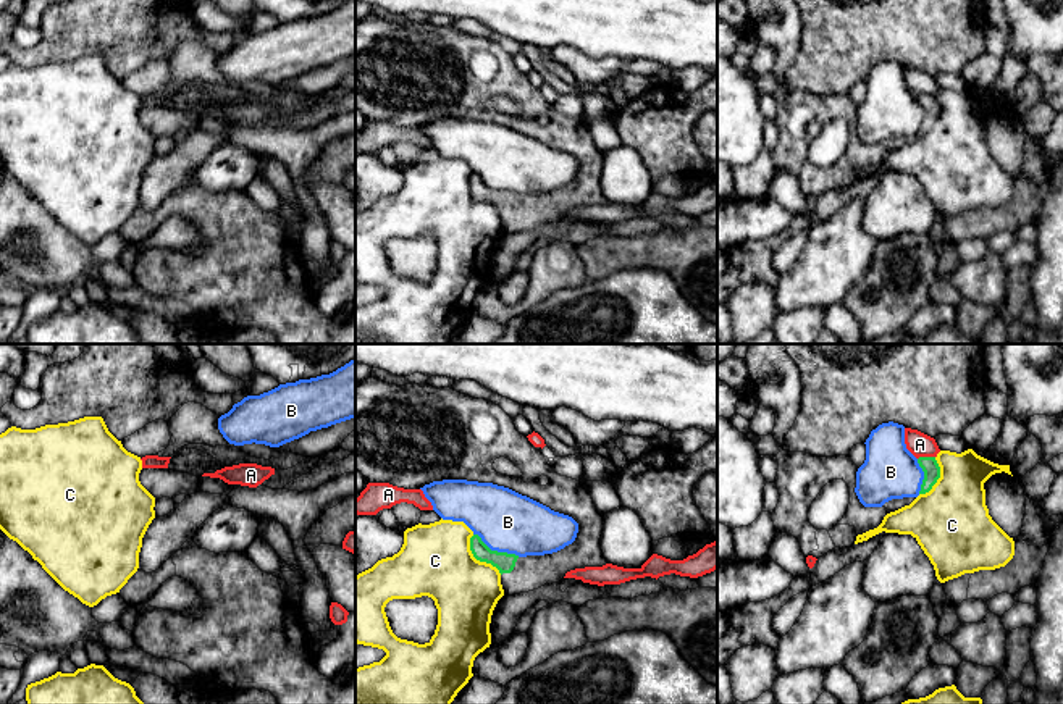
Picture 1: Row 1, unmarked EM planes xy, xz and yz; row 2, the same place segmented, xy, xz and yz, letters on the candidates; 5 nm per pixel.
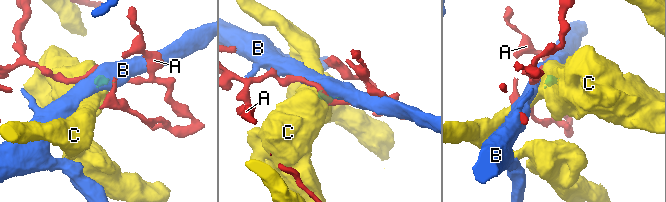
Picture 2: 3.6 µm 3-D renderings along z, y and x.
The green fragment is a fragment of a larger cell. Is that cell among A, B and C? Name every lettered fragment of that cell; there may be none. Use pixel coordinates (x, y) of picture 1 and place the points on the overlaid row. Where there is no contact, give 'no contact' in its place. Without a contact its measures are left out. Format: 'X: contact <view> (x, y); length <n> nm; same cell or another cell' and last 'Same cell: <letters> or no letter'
A: contact yz (926, 457); length 90 nm; another cell
B: contact xz (496, 551); length 260 nm; another cell
C: contact xz (477, 559); length 240 nm; another cell
Same cell: no letter

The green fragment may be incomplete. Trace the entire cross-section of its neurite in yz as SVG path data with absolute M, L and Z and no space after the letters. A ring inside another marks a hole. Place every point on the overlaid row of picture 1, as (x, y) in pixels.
M919 457L918 463L924 471L924 480L922 480L919 494L926 494L932 489L932 486L940 478L940 467L935 457Z

